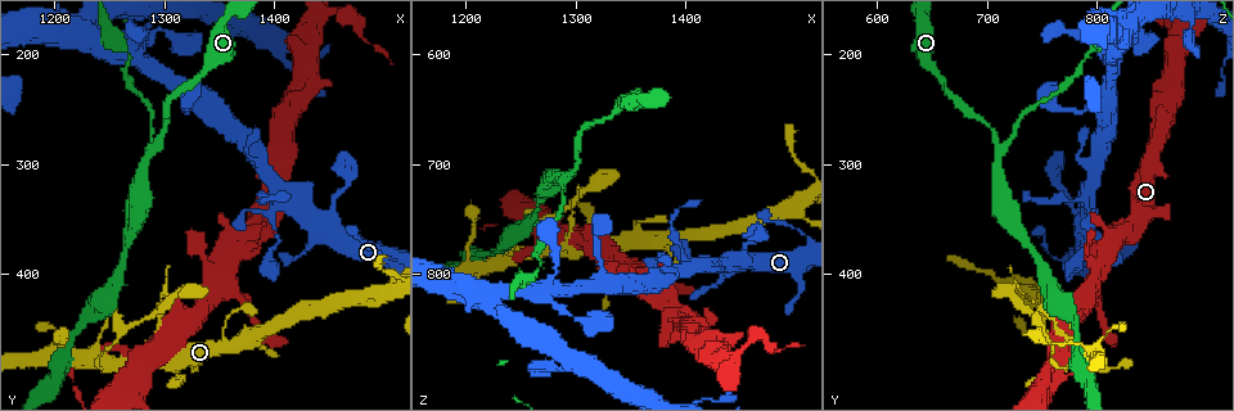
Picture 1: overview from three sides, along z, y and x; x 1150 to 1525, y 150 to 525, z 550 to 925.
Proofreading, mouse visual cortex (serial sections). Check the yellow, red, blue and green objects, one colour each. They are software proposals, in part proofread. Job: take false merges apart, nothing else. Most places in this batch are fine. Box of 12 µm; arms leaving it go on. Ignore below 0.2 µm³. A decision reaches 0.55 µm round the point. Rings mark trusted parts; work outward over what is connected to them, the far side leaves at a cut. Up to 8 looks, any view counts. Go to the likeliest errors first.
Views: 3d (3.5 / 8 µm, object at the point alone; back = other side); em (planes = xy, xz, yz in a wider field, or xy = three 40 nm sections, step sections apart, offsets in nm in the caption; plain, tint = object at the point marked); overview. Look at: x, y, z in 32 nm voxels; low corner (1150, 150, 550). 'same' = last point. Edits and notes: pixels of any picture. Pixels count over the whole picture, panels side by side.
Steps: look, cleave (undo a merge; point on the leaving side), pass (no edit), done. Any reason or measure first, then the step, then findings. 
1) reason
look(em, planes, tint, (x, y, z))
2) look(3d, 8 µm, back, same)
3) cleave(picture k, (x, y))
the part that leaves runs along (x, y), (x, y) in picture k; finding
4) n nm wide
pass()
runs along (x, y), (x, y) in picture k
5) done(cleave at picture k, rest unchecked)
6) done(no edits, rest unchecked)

thick turns thin
look(3d, 3.5 µm, (1298, 420, 730))

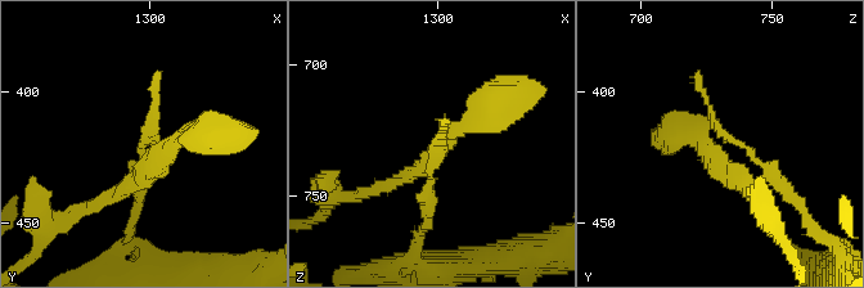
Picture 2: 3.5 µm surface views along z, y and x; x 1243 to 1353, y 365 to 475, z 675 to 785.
shape alone is not enough
look(em, xy, step 2, tint, (1301, 421, 731))

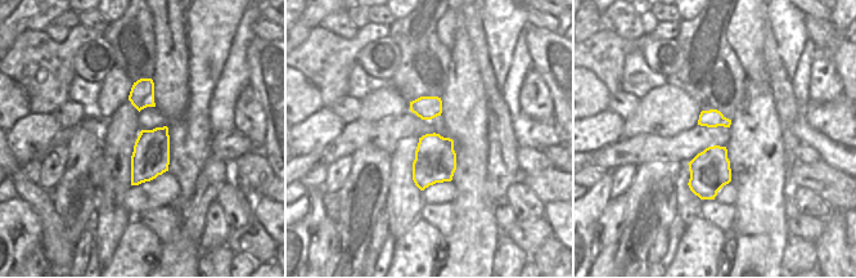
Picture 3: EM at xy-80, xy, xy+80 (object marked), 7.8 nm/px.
320 nm wide
pass()
runs along (427, 207), (439, 145), (502, 99) in picture 2; all the same cell

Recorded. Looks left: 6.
abrupt turn
look(3d, 8 µm, back, (1294, 284, 712))

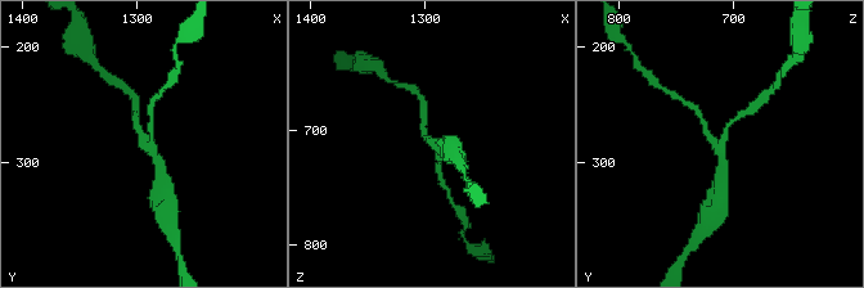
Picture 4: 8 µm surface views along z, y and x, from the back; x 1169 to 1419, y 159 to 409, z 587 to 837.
closer look
look(3d, 3.5 µm, (1290, 286, 712))

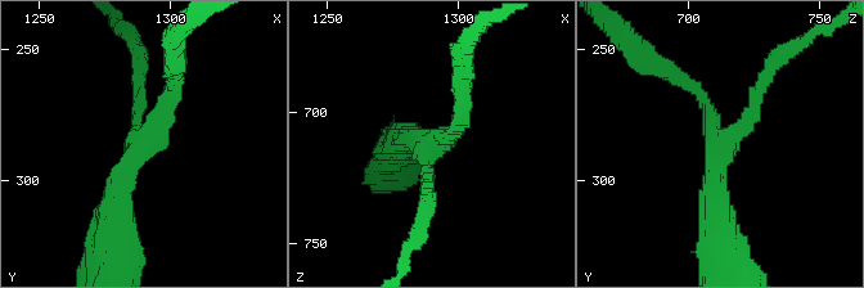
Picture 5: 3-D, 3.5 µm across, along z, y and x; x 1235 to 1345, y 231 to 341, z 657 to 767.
3 arms; arms of 200, 200, 250 nm; need the tissue
look(em, xy, step 2, tint, (1291, 286, 711))

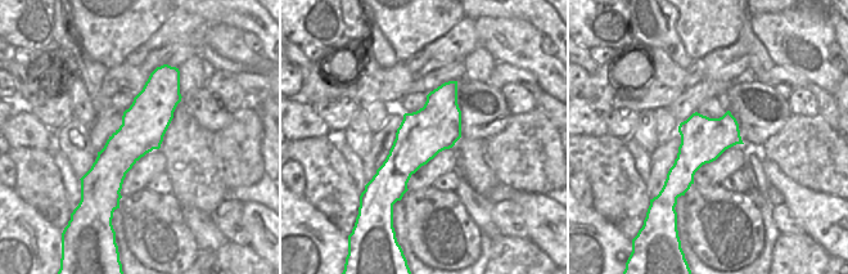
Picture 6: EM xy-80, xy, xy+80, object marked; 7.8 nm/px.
pass()
runs along (176, 76), (112, 221) in picture 5; one cell here

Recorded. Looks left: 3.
sharp bend
look(3d, 3.5 µm, back, (1224, 178, 822))

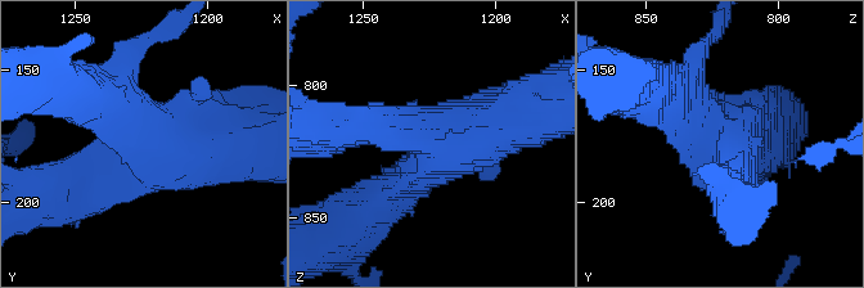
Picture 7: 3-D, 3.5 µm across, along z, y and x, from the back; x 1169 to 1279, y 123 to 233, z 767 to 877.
look(em, xy, step 1, tint, (1222, 177, 822))

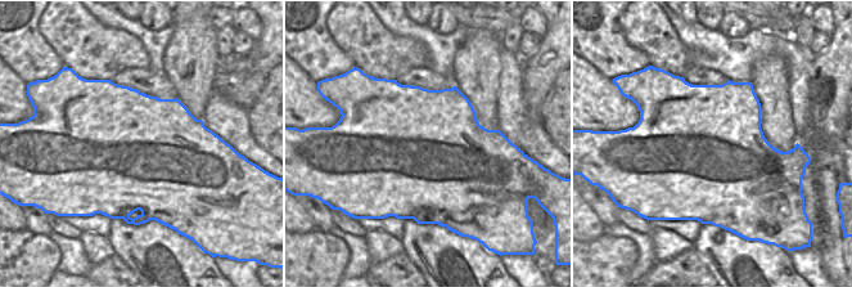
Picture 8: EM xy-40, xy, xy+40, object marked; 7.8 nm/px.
pass()
runs along (739, 194), (733, 151), (667, 99) in picture 7; continuous, no second cell

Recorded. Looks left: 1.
done(no edits, rest unchecked)

